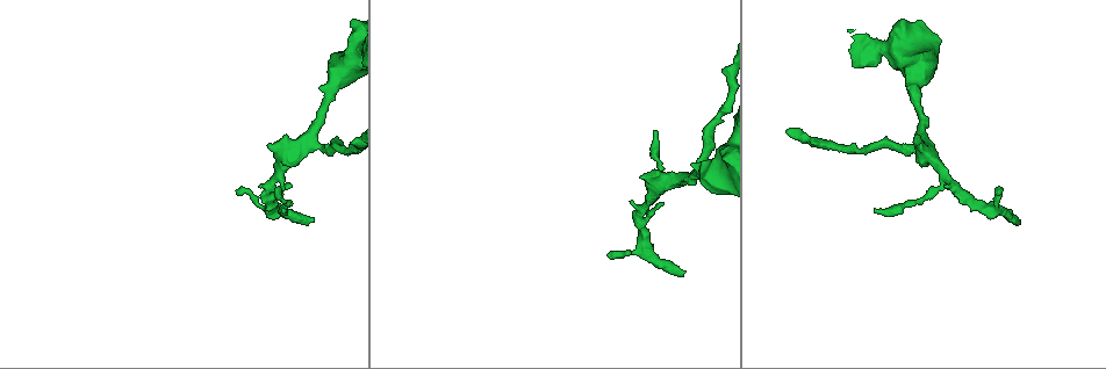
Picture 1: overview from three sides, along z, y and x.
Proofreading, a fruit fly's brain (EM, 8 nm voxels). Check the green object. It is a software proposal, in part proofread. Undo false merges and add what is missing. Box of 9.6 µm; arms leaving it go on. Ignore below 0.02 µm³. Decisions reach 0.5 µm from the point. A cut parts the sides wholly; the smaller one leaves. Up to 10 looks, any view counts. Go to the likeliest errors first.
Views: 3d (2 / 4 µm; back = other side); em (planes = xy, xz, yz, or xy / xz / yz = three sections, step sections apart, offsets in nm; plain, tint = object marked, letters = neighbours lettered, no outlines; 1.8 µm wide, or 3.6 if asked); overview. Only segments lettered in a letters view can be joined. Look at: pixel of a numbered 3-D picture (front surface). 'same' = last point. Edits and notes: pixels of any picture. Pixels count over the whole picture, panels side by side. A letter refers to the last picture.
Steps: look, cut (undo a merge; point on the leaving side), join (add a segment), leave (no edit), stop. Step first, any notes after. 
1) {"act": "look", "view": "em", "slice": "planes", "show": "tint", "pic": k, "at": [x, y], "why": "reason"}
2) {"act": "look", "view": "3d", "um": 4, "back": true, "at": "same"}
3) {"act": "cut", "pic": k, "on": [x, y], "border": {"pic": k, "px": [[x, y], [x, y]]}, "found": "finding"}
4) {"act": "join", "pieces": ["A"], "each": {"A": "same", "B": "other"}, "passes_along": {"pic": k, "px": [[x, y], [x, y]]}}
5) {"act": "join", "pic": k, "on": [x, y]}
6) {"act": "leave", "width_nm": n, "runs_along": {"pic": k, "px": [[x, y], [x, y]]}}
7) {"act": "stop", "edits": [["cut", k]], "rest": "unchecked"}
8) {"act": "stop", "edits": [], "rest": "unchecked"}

{"act": "look", "view": "3d", "um": 2, "pic": 1, "at": [683, 275], "why": "branch stops here"}

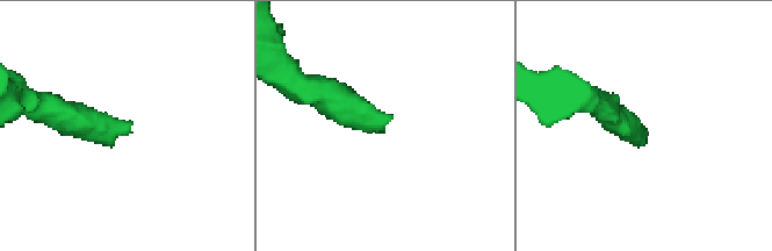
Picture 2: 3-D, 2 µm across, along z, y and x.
{"act": "look", "view": "em", "slice": "planes", "show": "letters", "pic": 2, "at": [128, 130], "why": "need the tissue"}

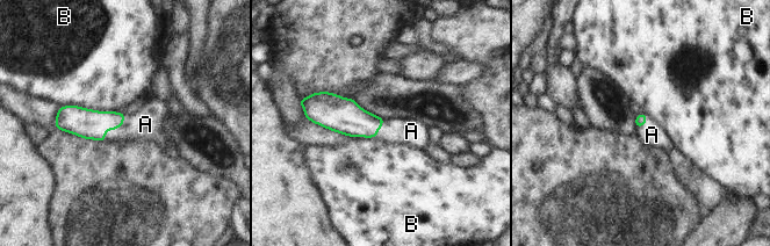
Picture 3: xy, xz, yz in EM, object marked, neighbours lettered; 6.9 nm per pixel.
{"act": "join", "pieces": ["A"], "each": {"A": "same", "B": "other"}, "passes_along": {"pic": 3, "px": [[86, 123], [115, 129], [145, 124]]}, "found": "it goes on there"}

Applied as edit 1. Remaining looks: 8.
{"act": "look", "view": "overview", "why": "see it whole again"}

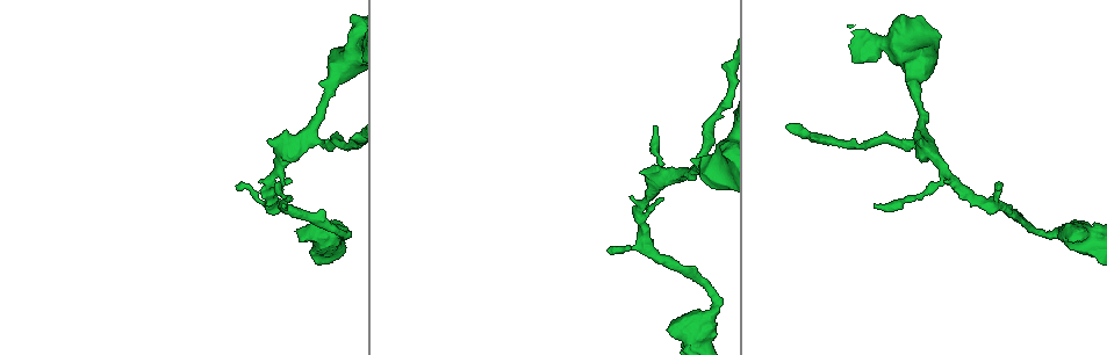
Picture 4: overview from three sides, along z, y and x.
{"act": "look", "view": "em", "slice": "yz", "step": 8, "show": "letters", "pic": 4, "at": [237, 189], "why": "free end"}

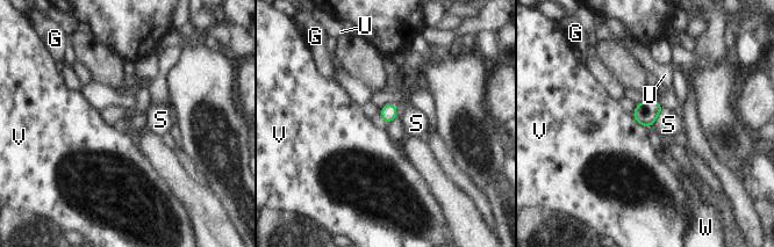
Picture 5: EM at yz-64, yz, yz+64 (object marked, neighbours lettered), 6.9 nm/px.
{"act": "leave", "width_nm": 110, "each": {"G": "other", "S": "other", "U": "other", "V": "other", "W": "other"}, "border": {"pic": 5, "px": [[631, 115], [646, 128]]}, "found": "none of them fits"}

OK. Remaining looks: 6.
{"act": "look", "view": "3d", "um": 2, "pic": 4, "at": [653, 125], "why": "tapers out"}

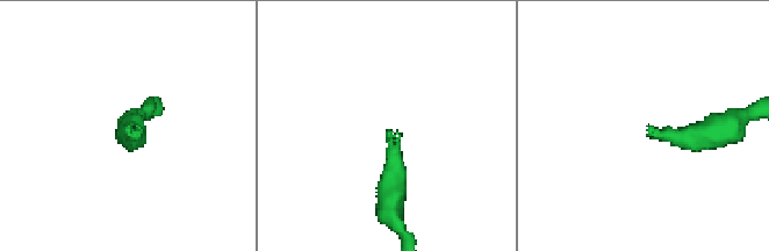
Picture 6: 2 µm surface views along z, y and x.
{"act": "look", "view": "em", "slice": "xy", "step": 8, "show": "letters", "pic": 6, "at": [126, 129]}

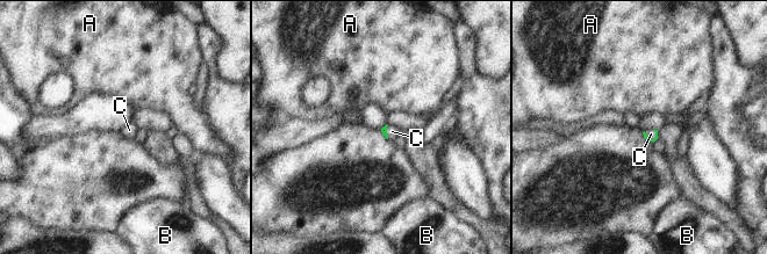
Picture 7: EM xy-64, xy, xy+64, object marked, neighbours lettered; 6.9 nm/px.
{"act": "look", "view": "em", "slice": "planes", "show": "letters", "at": "same"}

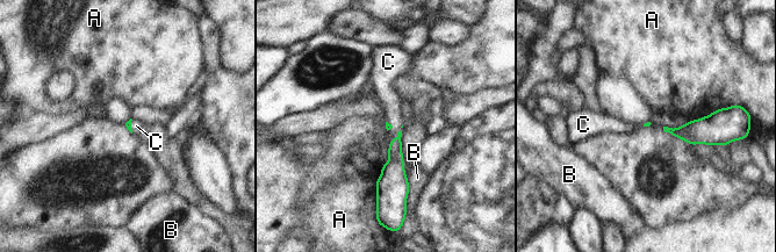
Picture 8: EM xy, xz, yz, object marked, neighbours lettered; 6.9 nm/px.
{"act": "join", "pieces": ["C"], "longest_contact_nm": ["B", 180], "each": {"A": "other", "B": "other", "C": "same"}, "passes_along": {"pic": 8, "px": [[394, 168], [397, 134], [390, 99]]}, "found": "the cell continues"}

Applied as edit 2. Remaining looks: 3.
{"act": "stop", "edits": [["join", 3], ["join", 8]], "rest": "unchecked"}

